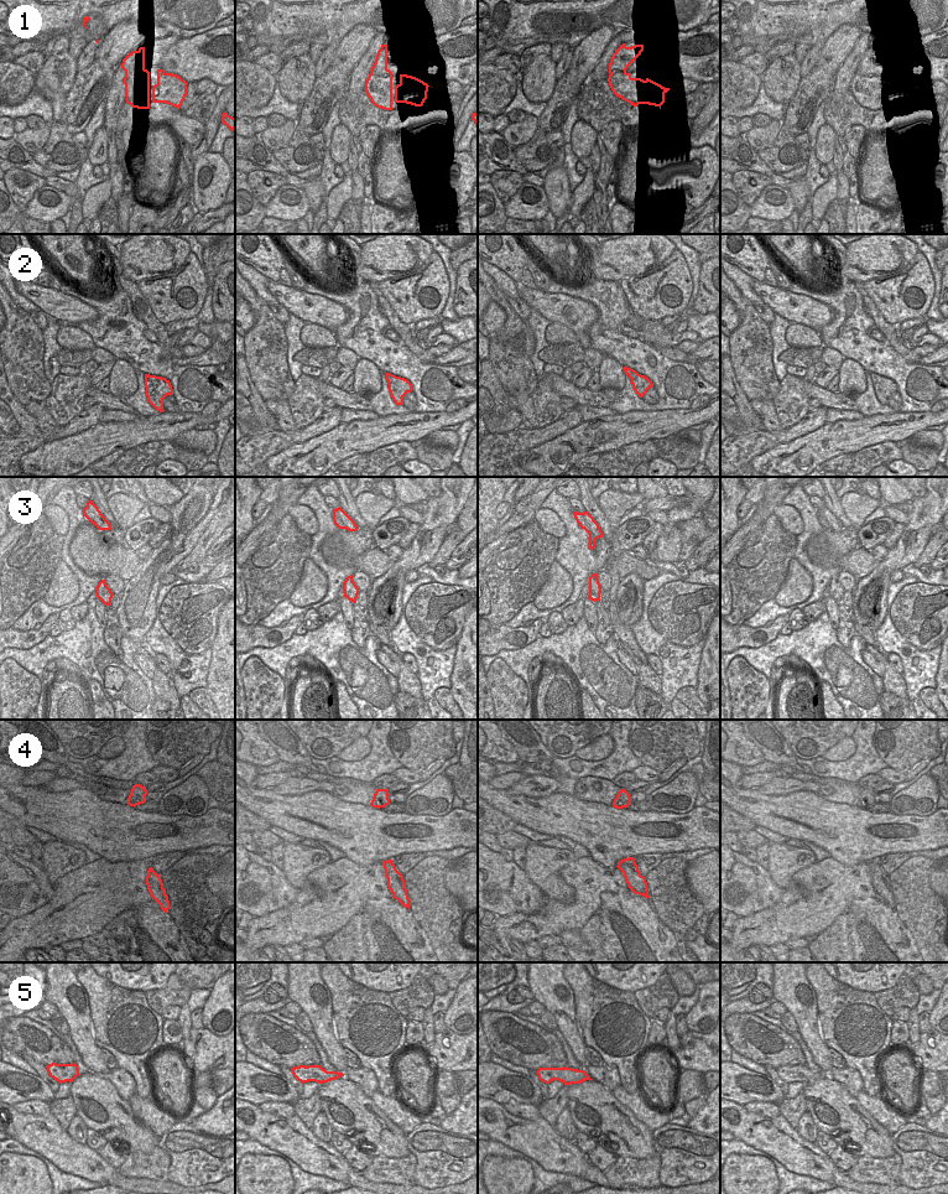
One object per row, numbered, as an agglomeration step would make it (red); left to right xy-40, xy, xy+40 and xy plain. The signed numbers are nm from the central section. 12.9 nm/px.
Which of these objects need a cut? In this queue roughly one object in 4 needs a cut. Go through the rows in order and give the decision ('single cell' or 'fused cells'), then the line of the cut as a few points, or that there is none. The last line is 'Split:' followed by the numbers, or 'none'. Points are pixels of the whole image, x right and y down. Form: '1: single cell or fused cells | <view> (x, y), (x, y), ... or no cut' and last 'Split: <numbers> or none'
1: fused cells | xy+40 (625, 71), (614, 71), (610, 74)
2: single cell | no cut
3: fused cells | xy+40 (582, 513), (587, 525), (597, 538)
4: single cell | no cut
5: single cell | no cut
Split: 1, 3

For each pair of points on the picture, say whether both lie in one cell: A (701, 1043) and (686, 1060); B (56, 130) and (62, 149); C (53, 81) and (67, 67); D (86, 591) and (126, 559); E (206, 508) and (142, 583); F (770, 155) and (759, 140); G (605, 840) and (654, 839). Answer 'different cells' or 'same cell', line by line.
A: same cell
B: same cell
C: same cell
D: different cells
E: same cell
F: different cells
G: same cell

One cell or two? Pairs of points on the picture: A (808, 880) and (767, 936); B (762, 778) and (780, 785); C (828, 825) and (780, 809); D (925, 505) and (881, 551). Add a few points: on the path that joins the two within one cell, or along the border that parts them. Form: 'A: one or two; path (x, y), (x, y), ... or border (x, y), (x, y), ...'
A: one; path (812, 894), (791, 918), (782, 922)
B: two; border (775, 775), (756, 788)
C: one; path (816, 820), (805, 815), (792, 815)
D: two; border (889, 550), (880, 560)

